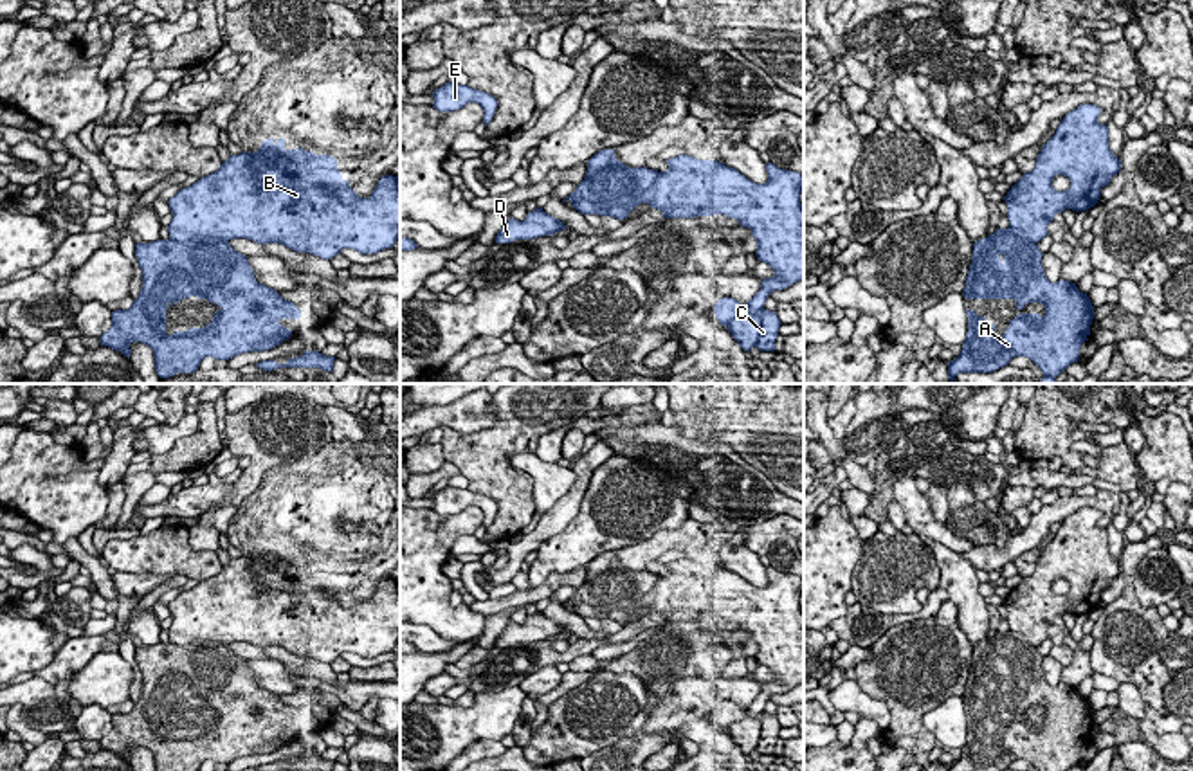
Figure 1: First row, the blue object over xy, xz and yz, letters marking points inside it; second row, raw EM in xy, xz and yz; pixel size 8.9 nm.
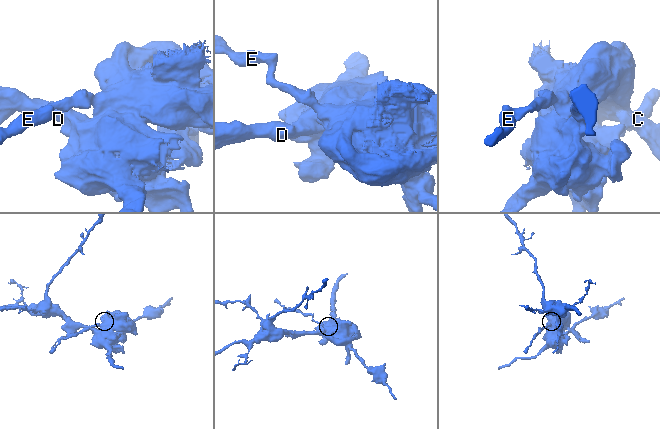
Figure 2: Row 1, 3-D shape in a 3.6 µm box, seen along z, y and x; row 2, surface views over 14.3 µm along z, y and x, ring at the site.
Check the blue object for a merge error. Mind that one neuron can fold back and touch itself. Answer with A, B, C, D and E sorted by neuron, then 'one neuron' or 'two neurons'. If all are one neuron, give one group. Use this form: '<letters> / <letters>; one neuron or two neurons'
A C D / B E; two neurons

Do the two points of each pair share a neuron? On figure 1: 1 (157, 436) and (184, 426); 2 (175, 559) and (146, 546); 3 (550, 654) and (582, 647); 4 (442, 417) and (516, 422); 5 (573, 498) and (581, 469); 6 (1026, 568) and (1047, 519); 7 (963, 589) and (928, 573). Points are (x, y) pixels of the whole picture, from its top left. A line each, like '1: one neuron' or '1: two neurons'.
1: one neuron
2: one neuron
3: one neuron
4: two neurons
5: one neuron
6: two neurons
7: two neurons

